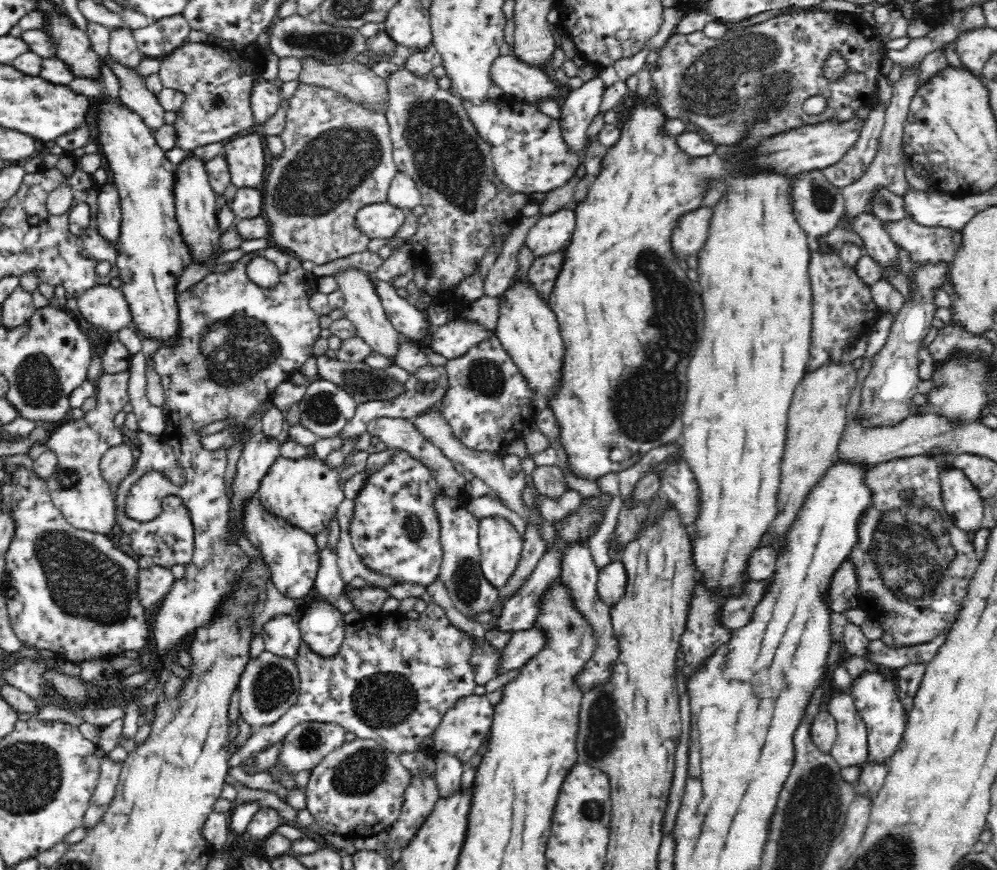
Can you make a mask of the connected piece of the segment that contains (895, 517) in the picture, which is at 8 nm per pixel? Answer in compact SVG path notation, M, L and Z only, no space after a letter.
M936 457L880 462L862 476L870 498L856 520L856 542L843 560L852 565L859 607L890 633L896 647L930 642L963 608L968 586L981 557L974 537L980 529L963 530L945 508Z

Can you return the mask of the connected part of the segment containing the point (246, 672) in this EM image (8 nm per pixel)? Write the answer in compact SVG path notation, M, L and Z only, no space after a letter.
M268 649L249 659L240 672L238 687L240 689L240 713L252 727L267 726L282 718L300 696L301 678L297 662L289 656L274 654Z

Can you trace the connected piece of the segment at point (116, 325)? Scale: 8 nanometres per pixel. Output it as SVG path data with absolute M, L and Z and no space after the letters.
M116 282L92 286L77 297L77 306L88 322L102 326L113 335L130 322L128 303Z

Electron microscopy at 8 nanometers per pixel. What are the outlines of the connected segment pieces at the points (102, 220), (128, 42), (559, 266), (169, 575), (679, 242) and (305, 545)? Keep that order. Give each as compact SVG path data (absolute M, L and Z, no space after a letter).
M105 184L100 191L95 220L102 239L115 246L121 234L122 208L119 192L111 184Z
M132 30L111 31L108 58L112 59L112 63L136 70L144 57L136 44Z
M566 244L556 252L537 256L533 265L529 268L527 274L543 296L548 297L552 292L560 272L563 271L568 249L569 244Z
M154 565L140 572L140 601L144 606L159 603L176 586L176 576L171 568Z
M704 206L696 207L696 210L679 217L678 225L671 236L676 254L688 256L702 248L702 244L706 242L711 217L711 207Z
M257 492L242 498L239 516L247 539L260 551L276 588L282 594L302 601L315 587L320 551L315 538L305 530L290 524L280 515L271 512Z

